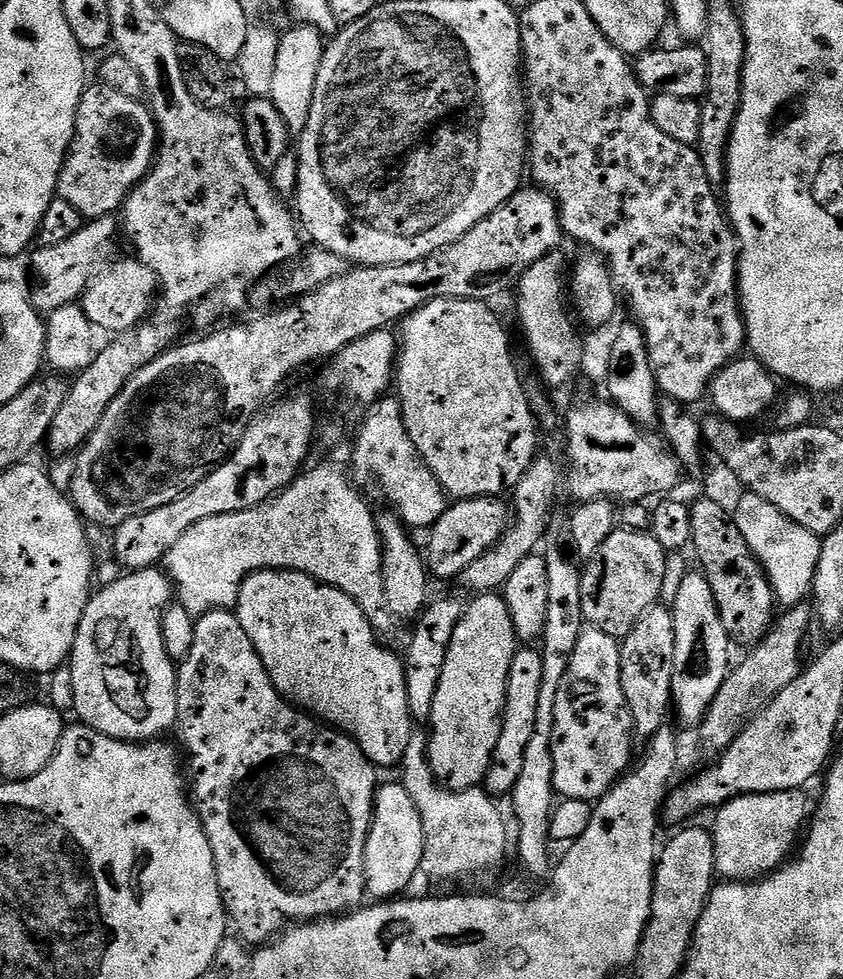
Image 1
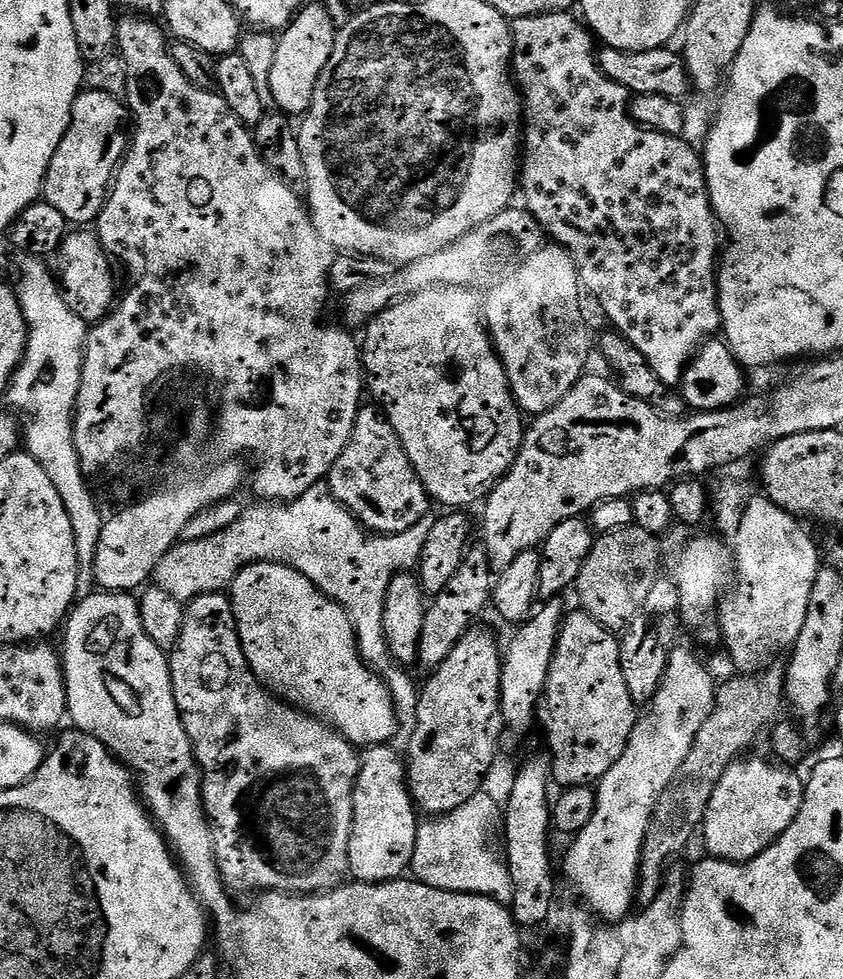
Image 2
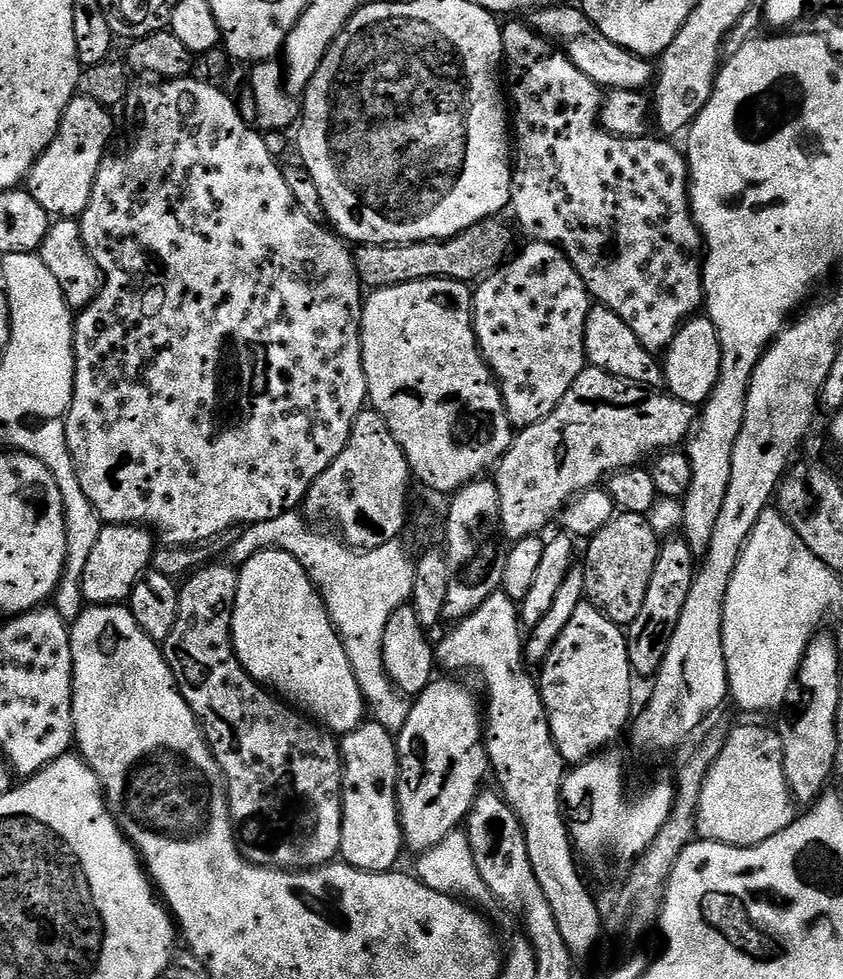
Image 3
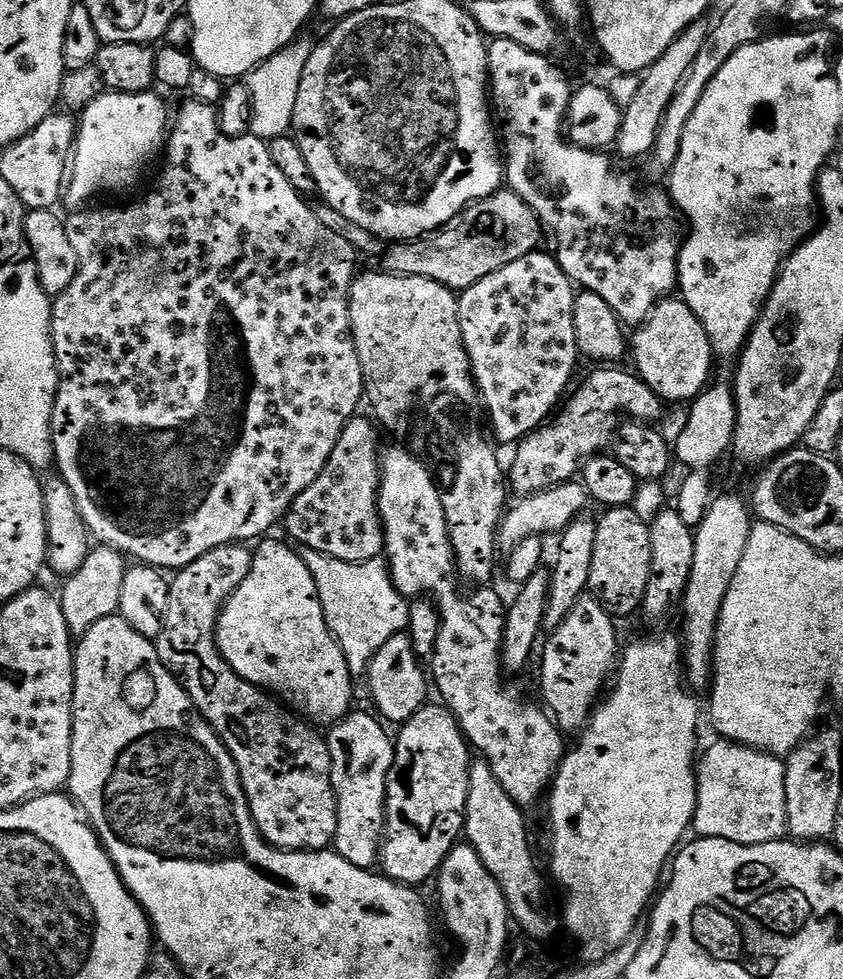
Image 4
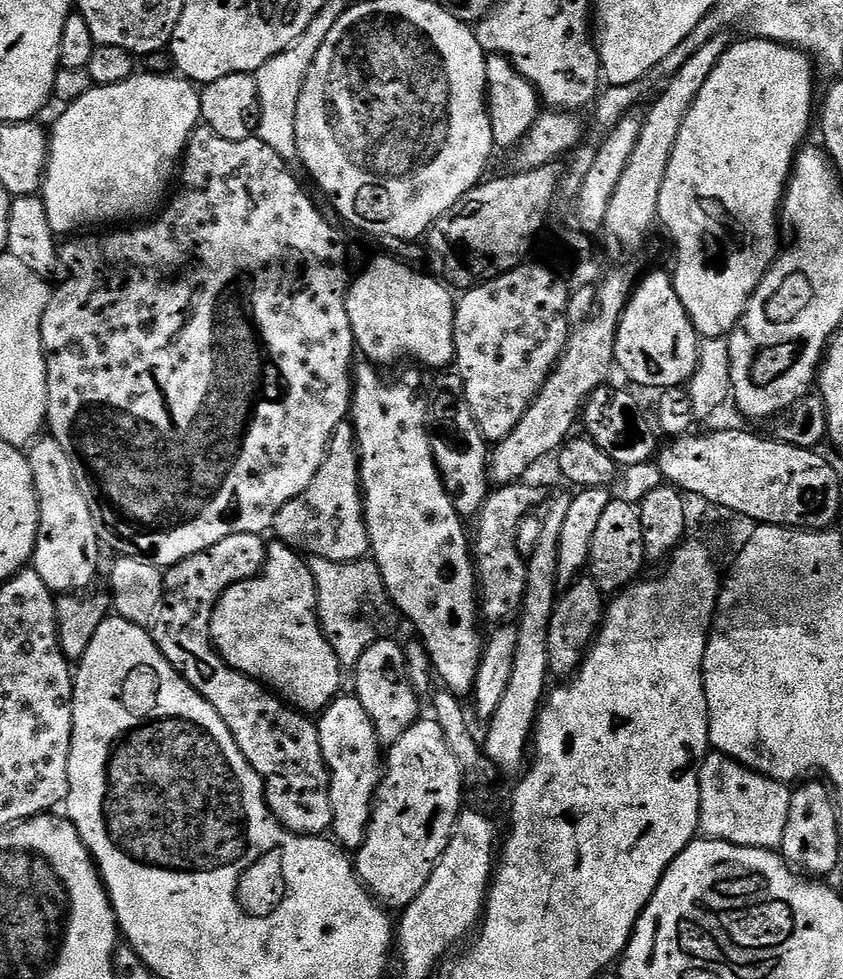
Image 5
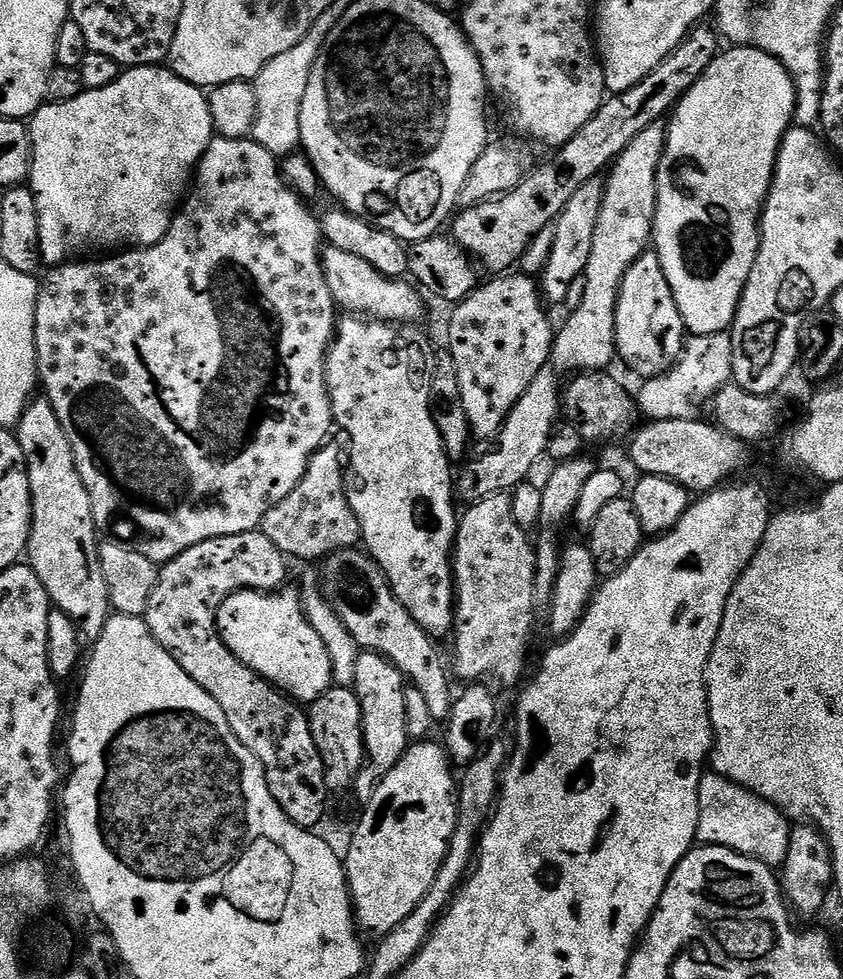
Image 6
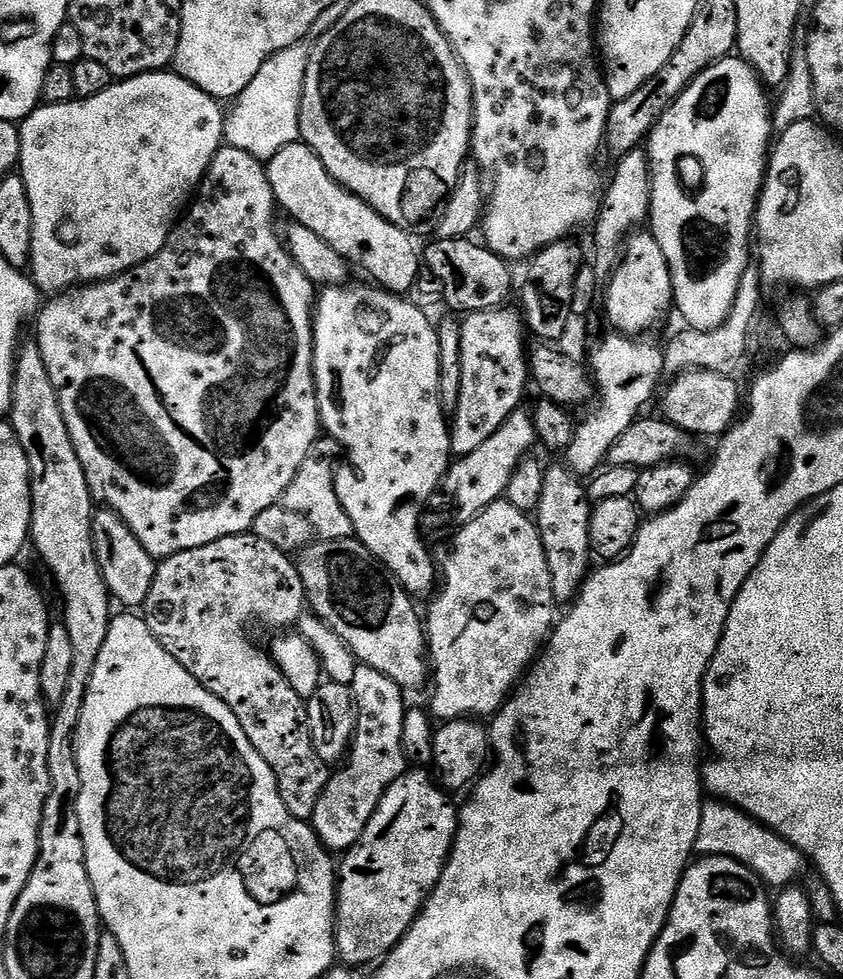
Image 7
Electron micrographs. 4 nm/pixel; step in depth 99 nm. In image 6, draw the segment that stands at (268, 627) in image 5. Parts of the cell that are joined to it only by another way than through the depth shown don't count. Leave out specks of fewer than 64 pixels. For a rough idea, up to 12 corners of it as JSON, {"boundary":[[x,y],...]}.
{"boundary":[[295,587],[233,592],[224,644],[310,706],[333,687],[330,654]]}

